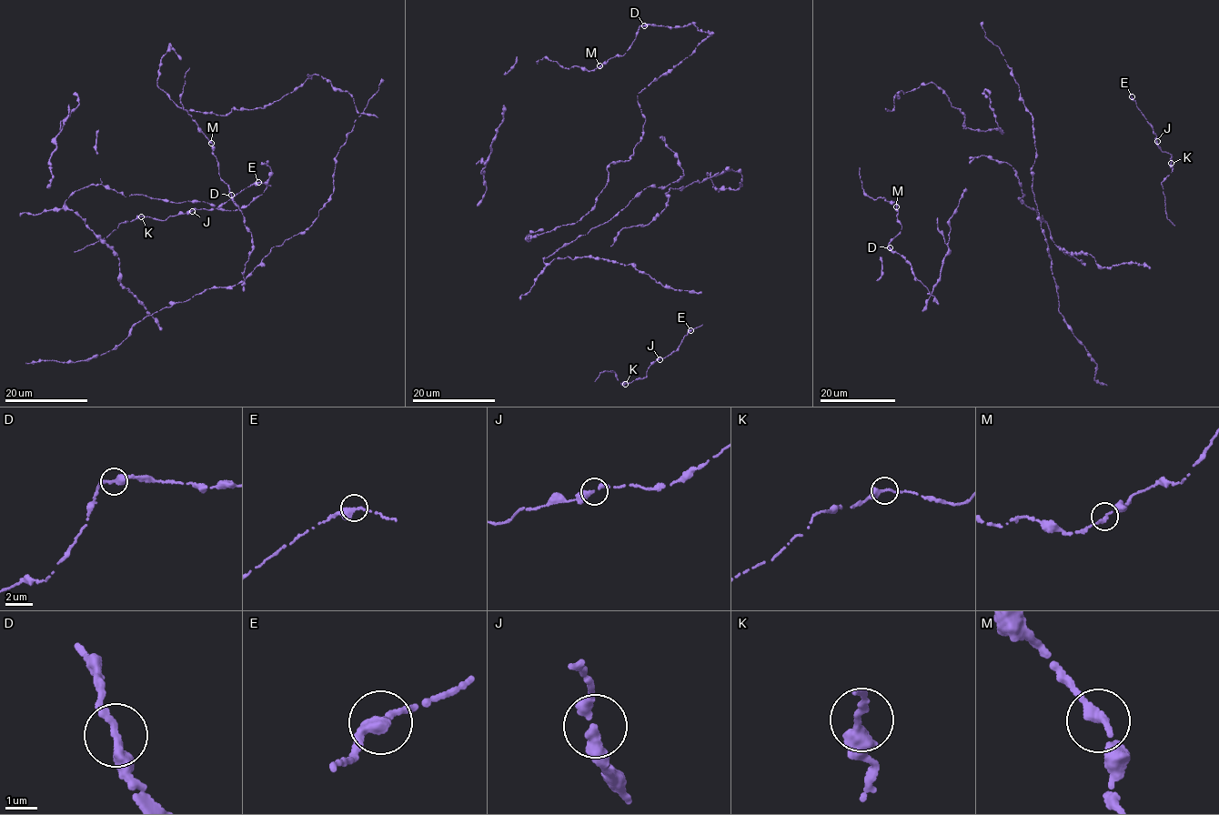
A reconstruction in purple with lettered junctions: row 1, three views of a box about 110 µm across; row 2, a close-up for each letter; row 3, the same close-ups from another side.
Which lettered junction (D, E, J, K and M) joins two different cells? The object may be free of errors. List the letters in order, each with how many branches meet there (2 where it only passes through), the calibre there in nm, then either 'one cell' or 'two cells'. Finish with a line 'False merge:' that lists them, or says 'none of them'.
D: 2 | 320 nm | one cell
E: 2 | 320 nm | one cell
J: 2 | 320 nm | one cell
K: 2 | 320 nm | one cell
M: 2 | 260 nm | one cell
False merge: none of them

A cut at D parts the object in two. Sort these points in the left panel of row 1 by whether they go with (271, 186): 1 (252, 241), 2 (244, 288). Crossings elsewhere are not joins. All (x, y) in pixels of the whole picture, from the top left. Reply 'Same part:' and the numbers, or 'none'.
Same part: none

